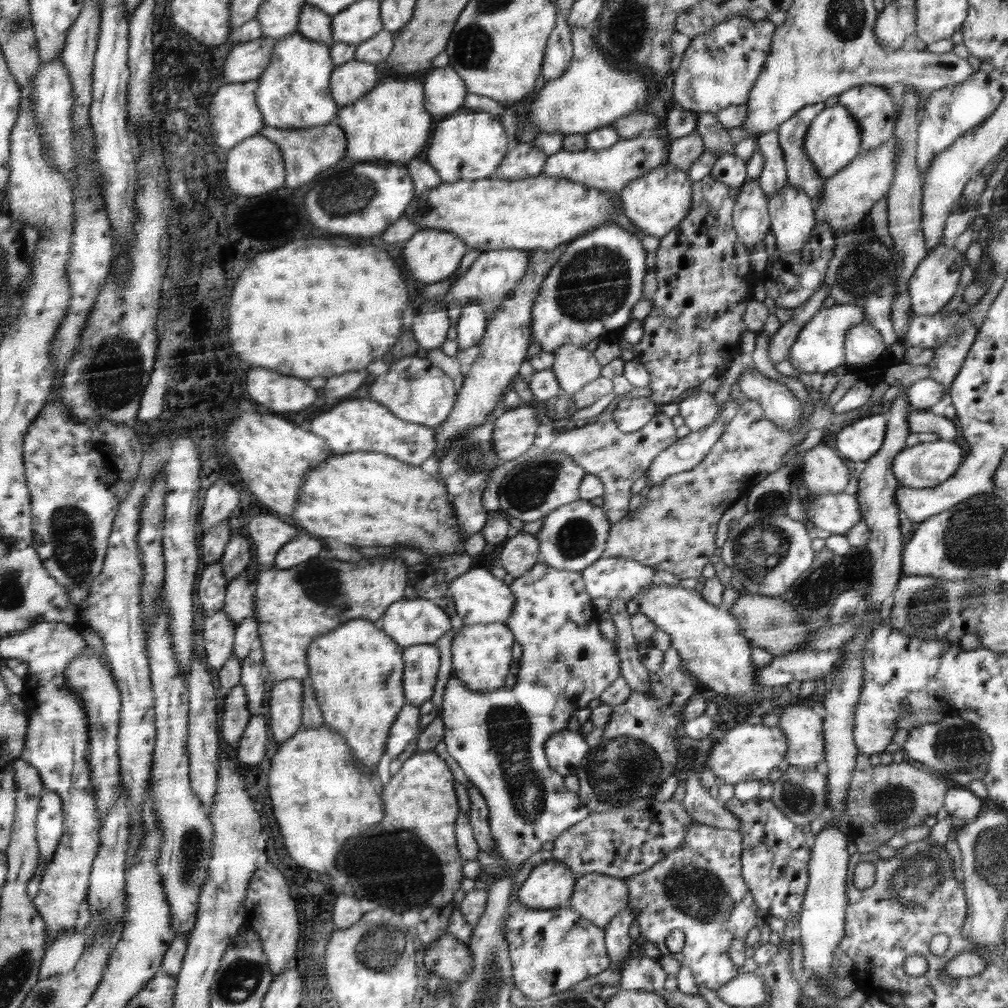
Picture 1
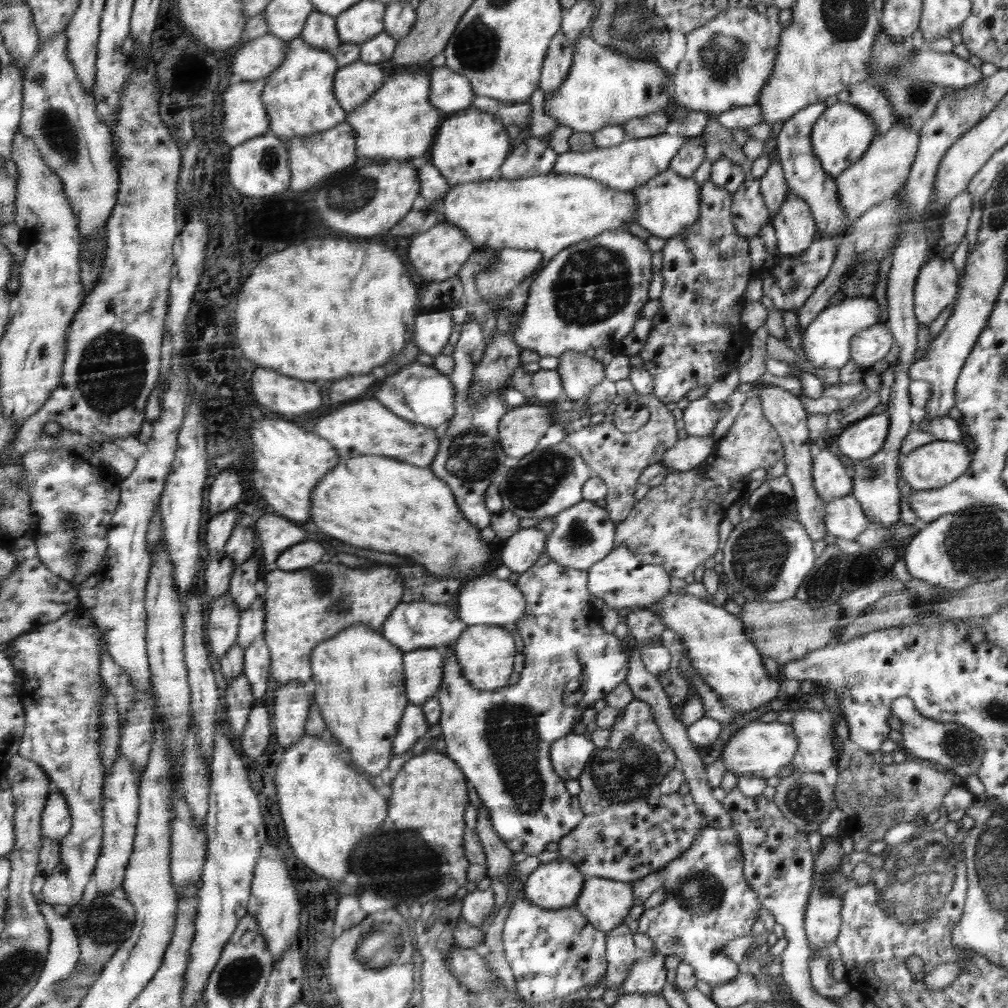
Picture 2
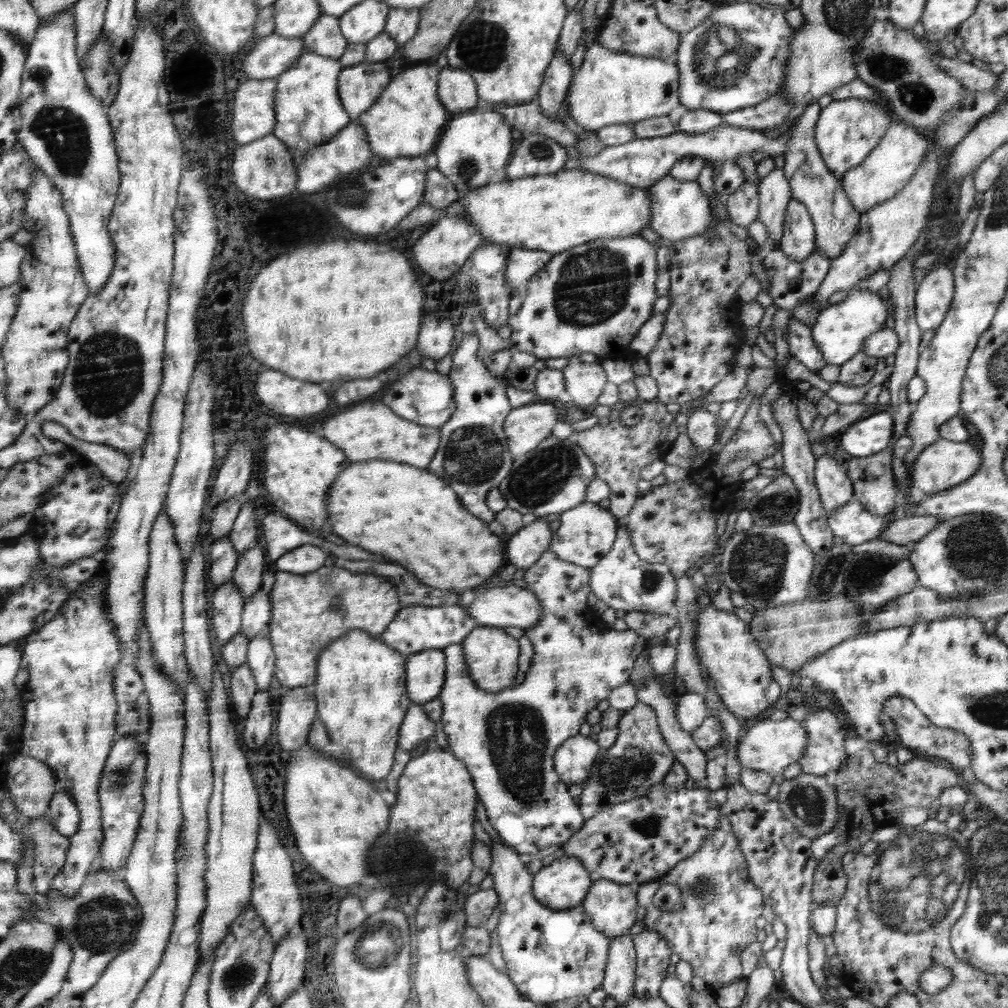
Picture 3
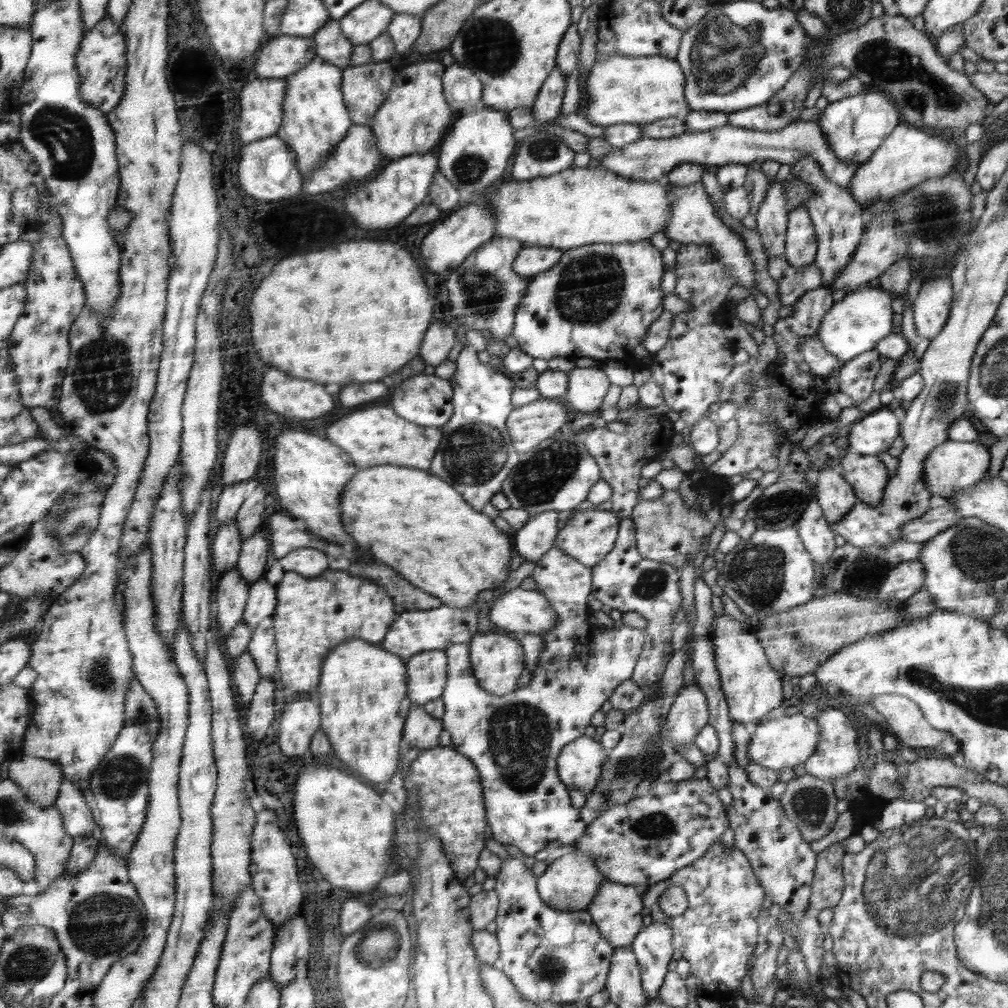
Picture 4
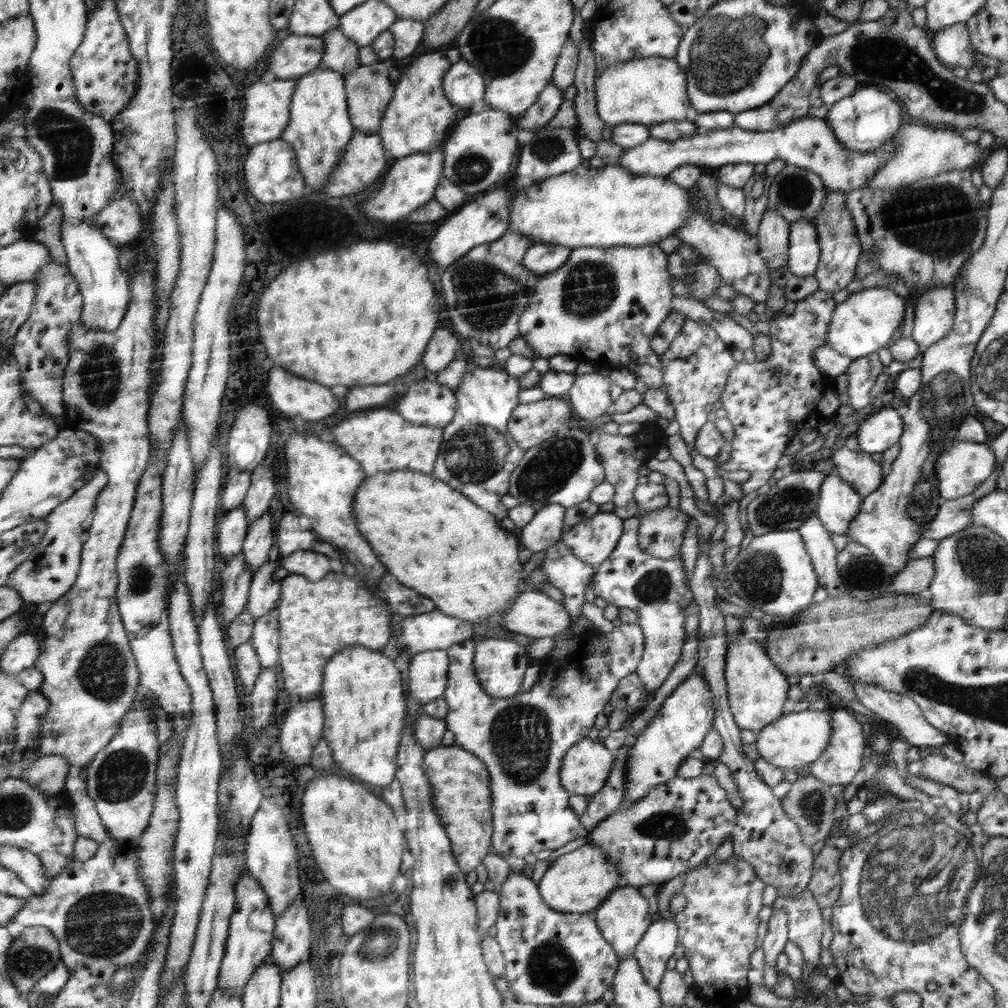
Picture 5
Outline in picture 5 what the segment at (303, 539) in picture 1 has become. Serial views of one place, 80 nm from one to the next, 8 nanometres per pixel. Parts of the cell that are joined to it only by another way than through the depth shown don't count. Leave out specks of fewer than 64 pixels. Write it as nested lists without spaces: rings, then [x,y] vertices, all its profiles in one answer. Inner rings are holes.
[[[297,551],[289,557],[283,557],[281,566],[290,573],[305,575],[309,580],[314,578],[314,582],[331,571],[329,558],[312,551]]]

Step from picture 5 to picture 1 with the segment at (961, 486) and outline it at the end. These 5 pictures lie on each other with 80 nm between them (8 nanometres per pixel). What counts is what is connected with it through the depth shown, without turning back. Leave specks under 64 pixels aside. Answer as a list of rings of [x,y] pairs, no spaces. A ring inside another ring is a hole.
[[[938,439],[934,442],[917,444],[916,446],[904,447],[894,457],[893,473],[898,482],[904,487],[925,489],[940,485],[948,481],[954,473],[960,469],[960,456],[962,448],[954,440]]]

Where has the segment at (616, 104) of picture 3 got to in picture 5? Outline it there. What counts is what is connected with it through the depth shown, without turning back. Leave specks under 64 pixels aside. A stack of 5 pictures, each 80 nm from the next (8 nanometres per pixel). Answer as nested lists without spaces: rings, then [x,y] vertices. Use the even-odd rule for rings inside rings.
[[[648,57],[616,63],[606,67],[595,77],[596,112],[606,125],[632,122],[656,125],[660,121],[693,121],[699,113],[689,101],[688,75],[680,63],[668,57]]]

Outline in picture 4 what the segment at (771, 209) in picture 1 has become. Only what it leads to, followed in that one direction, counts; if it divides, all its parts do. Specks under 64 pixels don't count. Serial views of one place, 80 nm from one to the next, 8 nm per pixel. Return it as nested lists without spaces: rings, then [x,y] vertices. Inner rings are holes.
[[[806,207],[790,211],[784,252],[786,261],[790,266],[802,270],[815,263],[816,254],[817,238]]]

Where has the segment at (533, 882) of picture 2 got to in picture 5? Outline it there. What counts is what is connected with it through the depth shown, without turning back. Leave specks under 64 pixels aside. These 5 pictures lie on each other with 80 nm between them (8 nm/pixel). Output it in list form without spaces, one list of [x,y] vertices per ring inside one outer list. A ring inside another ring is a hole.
[[[585,844],[558,857],[542,876],[540,893],[548,906],[563,913],[592,913],[621,886],[621,874],[600,847]]]

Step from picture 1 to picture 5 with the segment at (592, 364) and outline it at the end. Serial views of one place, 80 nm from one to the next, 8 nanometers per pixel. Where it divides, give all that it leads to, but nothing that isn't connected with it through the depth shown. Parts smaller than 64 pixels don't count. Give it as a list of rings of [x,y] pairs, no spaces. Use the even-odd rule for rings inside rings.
[[[597,372],[592,374],[575,375],[575,383],[572,384],[566,396],[573,403],[575,412],[578,414],[578,419],[586,419],[588,421],[596,420],[603,414],[608,414],[612,411],[612,382],[606,376],[600,375]]]

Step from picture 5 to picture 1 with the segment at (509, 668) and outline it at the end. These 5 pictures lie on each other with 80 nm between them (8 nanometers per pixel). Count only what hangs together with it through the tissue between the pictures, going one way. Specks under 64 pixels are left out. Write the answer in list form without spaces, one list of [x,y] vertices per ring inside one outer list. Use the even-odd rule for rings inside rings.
[[[504,622],[464,625],[453,637],[450,654],[453,672],[470,690],[488,693],[500,689],[512,662],[513,631]]]

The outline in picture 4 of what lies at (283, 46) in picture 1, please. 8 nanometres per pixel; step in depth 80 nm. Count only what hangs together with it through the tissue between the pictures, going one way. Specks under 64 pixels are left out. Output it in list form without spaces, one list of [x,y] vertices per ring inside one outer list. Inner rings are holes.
[[[316,56],[300,72],[285,78],[290,82],[290,98],[286,98],[286,126],[282,126],[282,139],[297,153],[297,166],[304,177],[312,177],[332,157],[333,150],[354,125],[342,91],[343,73],[341,67]]]

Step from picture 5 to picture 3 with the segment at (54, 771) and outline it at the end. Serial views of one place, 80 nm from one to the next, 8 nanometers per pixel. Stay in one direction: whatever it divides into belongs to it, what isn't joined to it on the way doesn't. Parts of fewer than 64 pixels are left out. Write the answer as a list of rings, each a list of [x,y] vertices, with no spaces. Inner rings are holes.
[[[24,753],[18,754],[6,766],[5,783],[18,810],[31,820],[42,818],[49,812],[54,795],[61,787],[60,777],[50,764]],[[22,773],[28,776],[28,780],[24,784],[16,784],[16,776]]]

